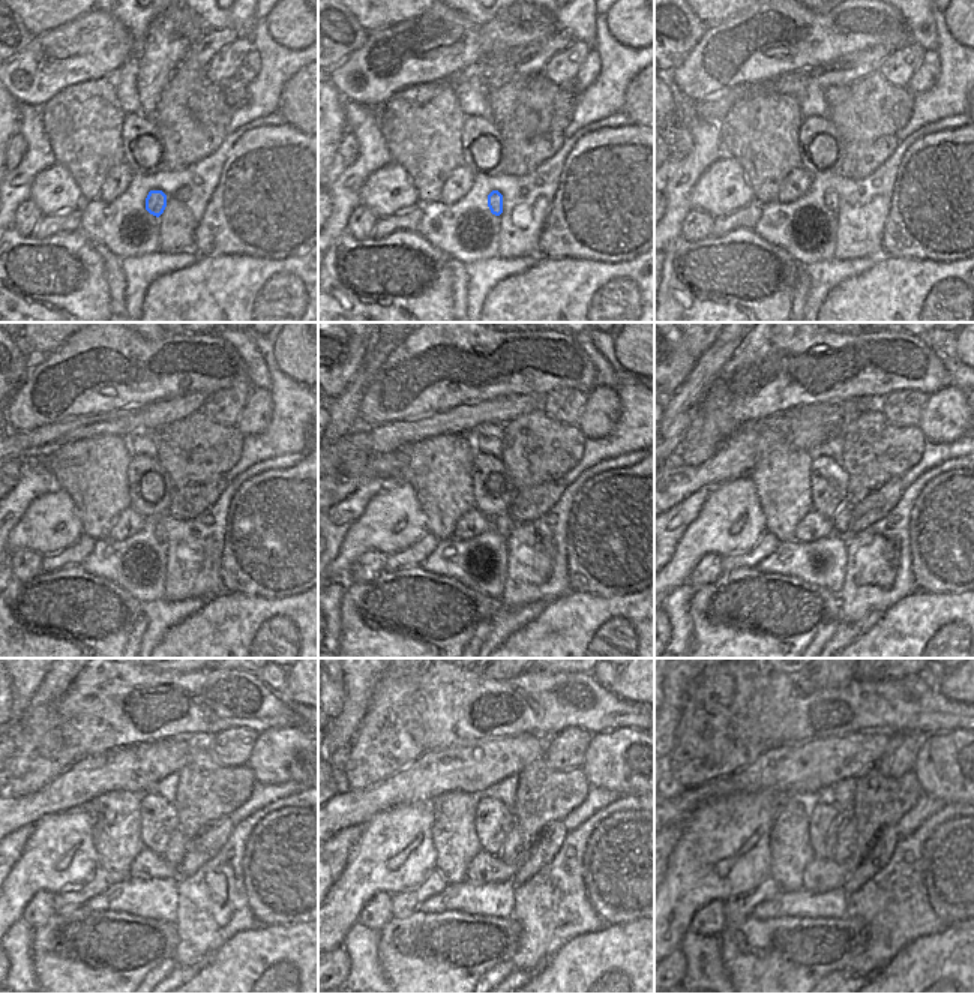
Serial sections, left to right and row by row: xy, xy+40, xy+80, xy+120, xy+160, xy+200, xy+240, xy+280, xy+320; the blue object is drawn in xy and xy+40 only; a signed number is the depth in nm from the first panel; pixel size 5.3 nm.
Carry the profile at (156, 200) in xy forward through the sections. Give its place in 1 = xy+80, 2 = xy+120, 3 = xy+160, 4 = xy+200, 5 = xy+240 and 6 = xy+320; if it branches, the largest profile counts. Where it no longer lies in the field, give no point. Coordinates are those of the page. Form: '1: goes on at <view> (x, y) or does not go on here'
1: goes on at xy+80 (830, 198)
2: goes on at xy+120 (159, 532)
3: goes on at xy+160 (503, 523)
4: goes on at xy+200 (841, 520)
5: goes on at xy+240 (174, 850)
6: goes on at xy+320 (847, 837)

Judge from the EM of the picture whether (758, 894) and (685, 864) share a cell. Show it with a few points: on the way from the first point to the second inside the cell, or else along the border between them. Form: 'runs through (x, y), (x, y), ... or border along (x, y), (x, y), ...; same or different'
border along (769, 876), (749, 891), (730, 897), (725, 901); different

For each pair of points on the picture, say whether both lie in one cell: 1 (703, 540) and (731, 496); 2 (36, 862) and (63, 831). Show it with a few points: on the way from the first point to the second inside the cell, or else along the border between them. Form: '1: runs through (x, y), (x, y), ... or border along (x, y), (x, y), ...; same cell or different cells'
1: runs through (713, 529), (731, 511), (731, 507); same cell
2: runs through (44, 855), (60, 838); same cell

